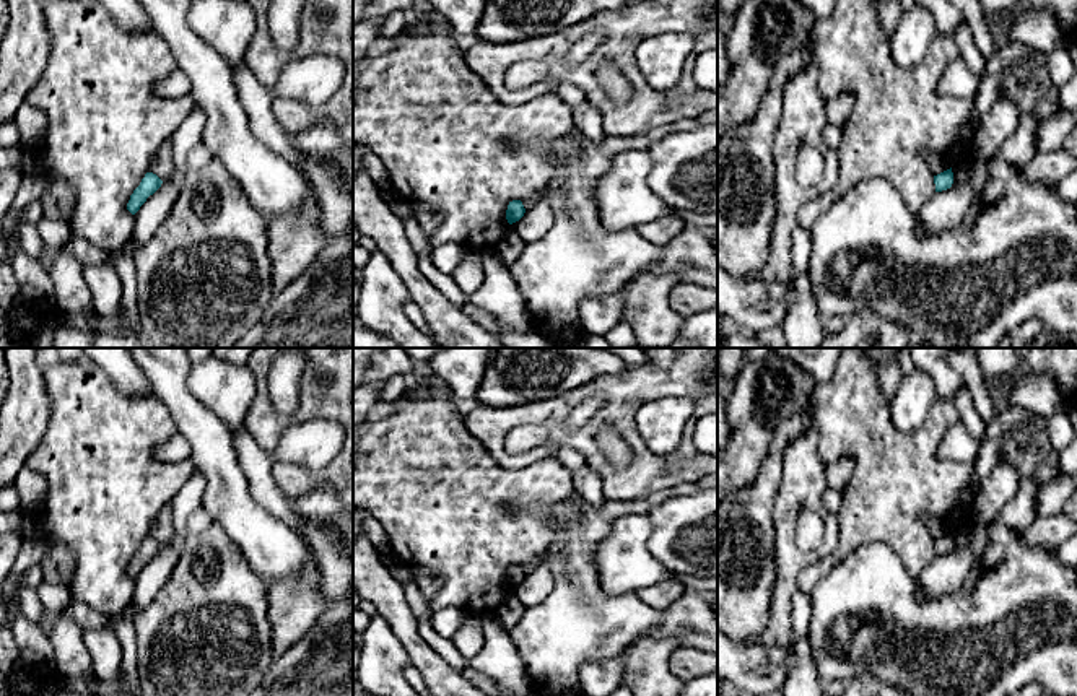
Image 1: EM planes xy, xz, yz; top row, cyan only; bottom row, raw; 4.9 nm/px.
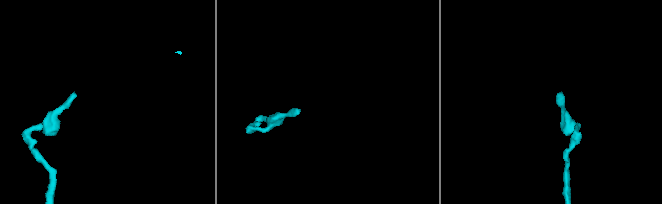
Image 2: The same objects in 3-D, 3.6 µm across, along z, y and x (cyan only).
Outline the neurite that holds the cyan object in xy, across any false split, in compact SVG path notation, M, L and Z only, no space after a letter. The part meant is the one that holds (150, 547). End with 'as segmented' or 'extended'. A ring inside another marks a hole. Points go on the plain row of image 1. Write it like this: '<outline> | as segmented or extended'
M146 537L145 542L142 543L140 550L130 559L127 574L132 579L135 579L140 574L140 571L146 566L146 563L161 551L161 548L163 548L163 545L156 538Z | as segmented

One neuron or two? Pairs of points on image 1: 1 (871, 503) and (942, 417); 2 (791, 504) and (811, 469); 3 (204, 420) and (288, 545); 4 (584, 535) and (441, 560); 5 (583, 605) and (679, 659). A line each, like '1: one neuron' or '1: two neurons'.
1: one neuron
2: one neuron
3: one neuron
4: two neurons
5: two neurons

